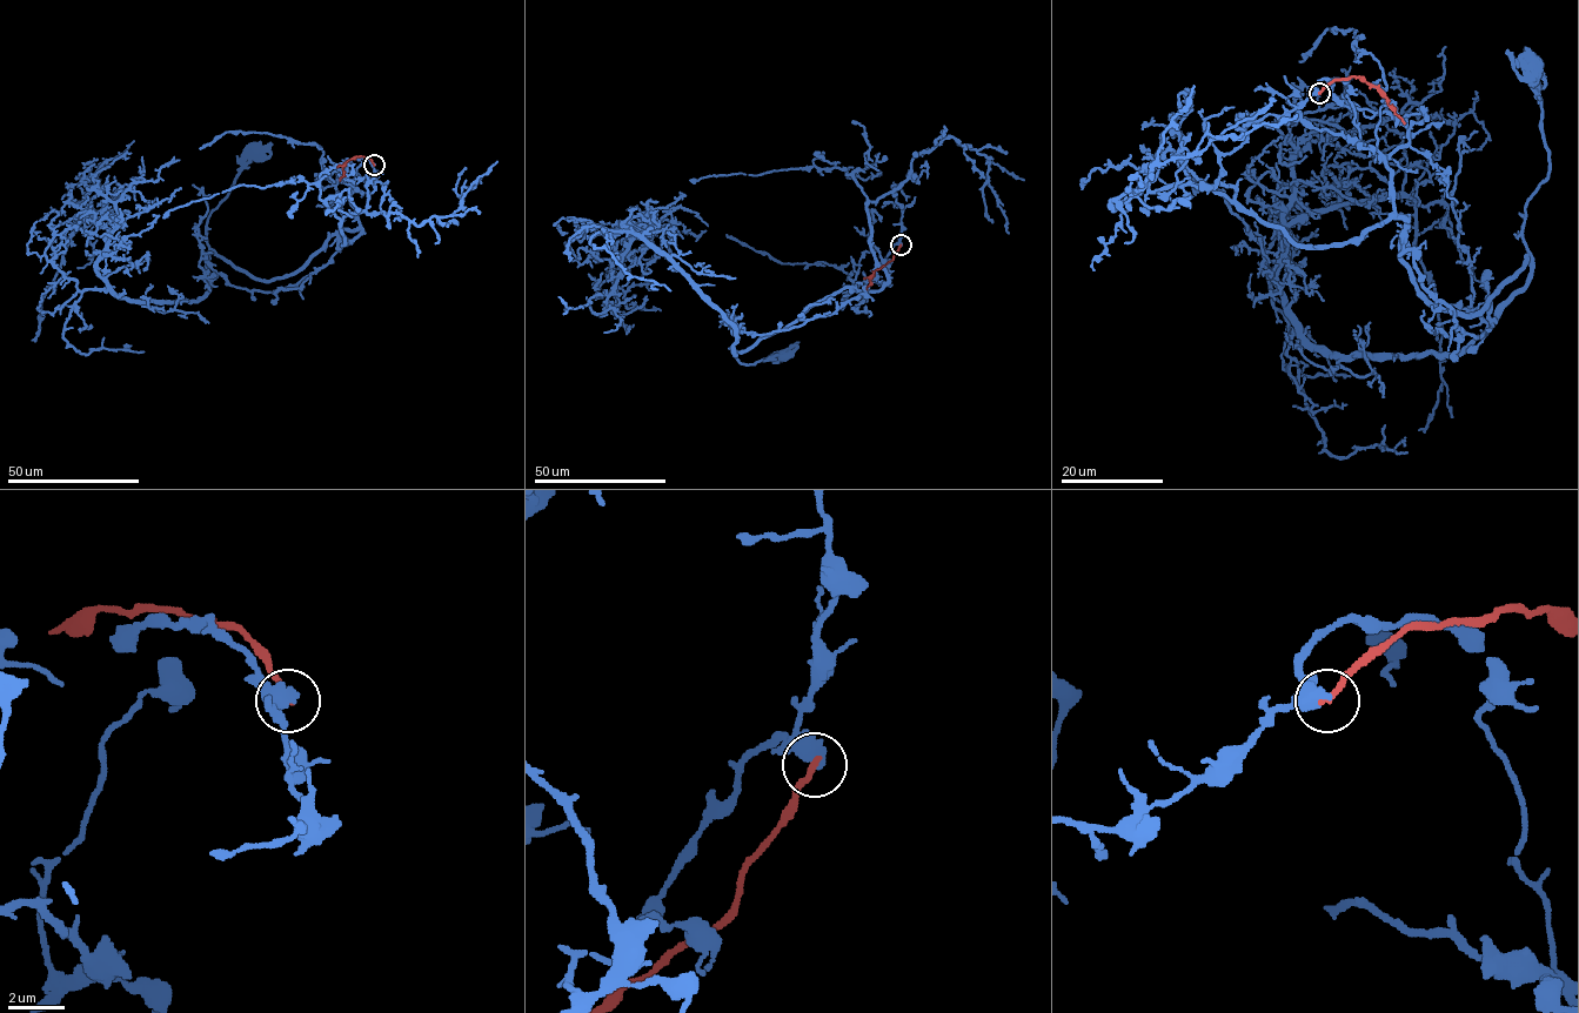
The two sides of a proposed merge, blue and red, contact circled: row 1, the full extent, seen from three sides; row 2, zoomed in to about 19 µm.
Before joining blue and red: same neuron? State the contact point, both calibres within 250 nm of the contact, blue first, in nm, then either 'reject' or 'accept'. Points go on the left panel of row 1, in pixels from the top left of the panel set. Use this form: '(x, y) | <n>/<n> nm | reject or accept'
(374, 165) | 440/240 nm | reject

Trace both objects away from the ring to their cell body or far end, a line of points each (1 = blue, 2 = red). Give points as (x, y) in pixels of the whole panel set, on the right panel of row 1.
1: (1319, 93), (1217, 180), (1295, 243), (1410, 217), (1417, 289), (1474, 315), (1549, 170), (1531, 66)
2: (1319, 93), (1332, 81), (1359, 76), (1385, 96), (1385, 102), (1405, 123)

